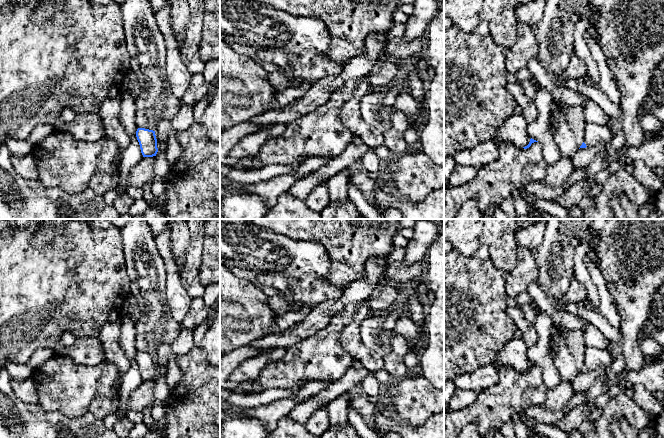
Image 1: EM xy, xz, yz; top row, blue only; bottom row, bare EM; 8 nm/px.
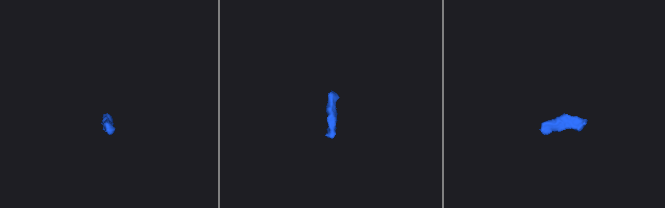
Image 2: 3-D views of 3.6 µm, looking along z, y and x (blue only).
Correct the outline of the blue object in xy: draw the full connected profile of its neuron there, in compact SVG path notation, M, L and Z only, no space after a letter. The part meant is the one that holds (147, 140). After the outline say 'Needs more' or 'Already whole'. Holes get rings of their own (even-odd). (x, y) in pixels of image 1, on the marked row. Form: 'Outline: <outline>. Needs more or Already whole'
Outline: M138 128L136 131L136 137L143 157L156 156L158 148L155 131L145 128Z. Already whole

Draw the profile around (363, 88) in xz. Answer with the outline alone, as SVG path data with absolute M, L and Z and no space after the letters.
M367 80L361 81L353 90L353 97L361 99L371 91L371 86Z

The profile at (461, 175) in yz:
M457 165L447 182L448 186L461 186L473 179L484 165L478 167Z

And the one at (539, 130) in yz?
M532 75L530 81L536 91L534 101L539 114L535 121L528 124L527 132L530 138L541 143L543 148L543 158L546 165L553 165L561 158L548 123L550 117L550 104L553 100L553 96L538 83L535 76Z

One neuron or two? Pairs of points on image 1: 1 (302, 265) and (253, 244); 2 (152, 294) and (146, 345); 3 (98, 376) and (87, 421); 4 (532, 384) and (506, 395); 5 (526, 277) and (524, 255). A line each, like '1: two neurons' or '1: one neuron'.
1: one neuron
2: one neuron
3: two neurons
4: one neuron
5: one neuron

